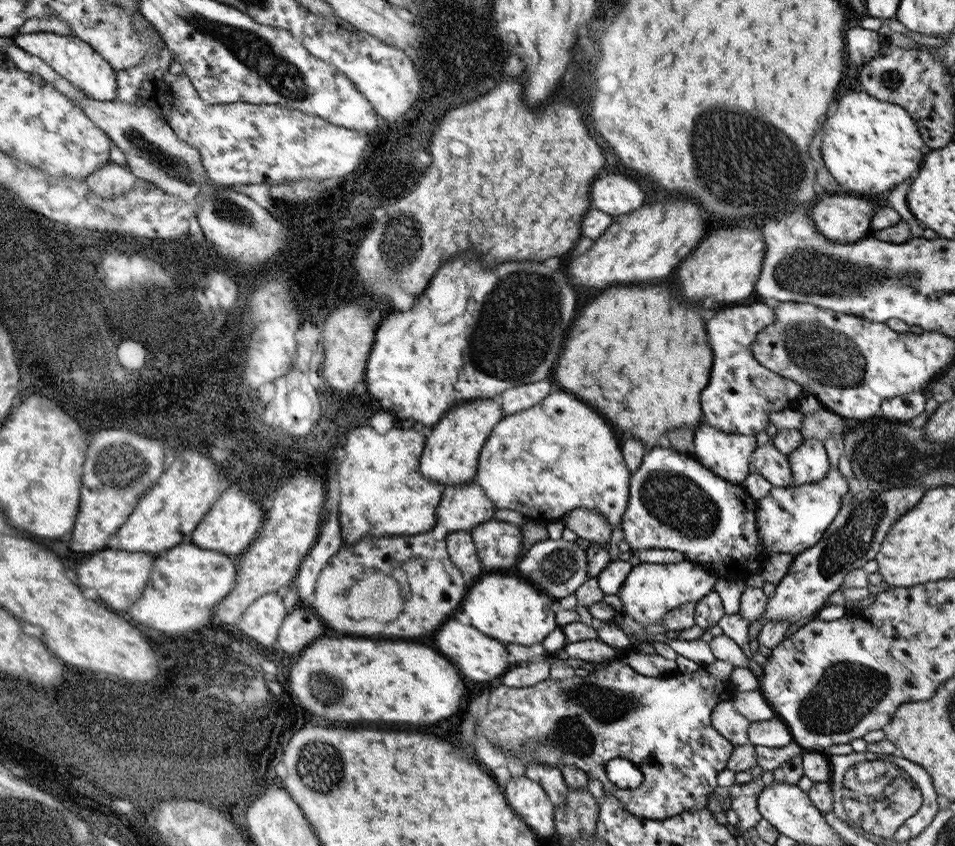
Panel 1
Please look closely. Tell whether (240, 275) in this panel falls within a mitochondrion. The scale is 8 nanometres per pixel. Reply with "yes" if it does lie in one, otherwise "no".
no

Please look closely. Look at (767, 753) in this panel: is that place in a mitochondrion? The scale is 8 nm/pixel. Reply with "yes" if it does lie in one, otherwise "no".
no

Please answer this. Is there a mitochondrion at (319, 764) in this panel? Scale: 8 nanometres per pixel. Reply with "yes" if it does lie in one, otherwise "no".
yes

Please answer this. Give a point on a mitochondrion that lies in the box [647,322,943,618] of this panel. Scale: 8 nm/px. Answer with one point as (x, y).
(854, 538)

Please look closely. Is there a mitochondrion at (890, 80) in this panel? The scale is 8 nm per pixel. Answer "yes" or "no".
yes

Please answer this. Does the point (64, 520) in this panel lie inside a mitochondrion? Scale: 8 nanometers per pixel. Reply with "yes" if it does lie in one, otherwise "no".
no

